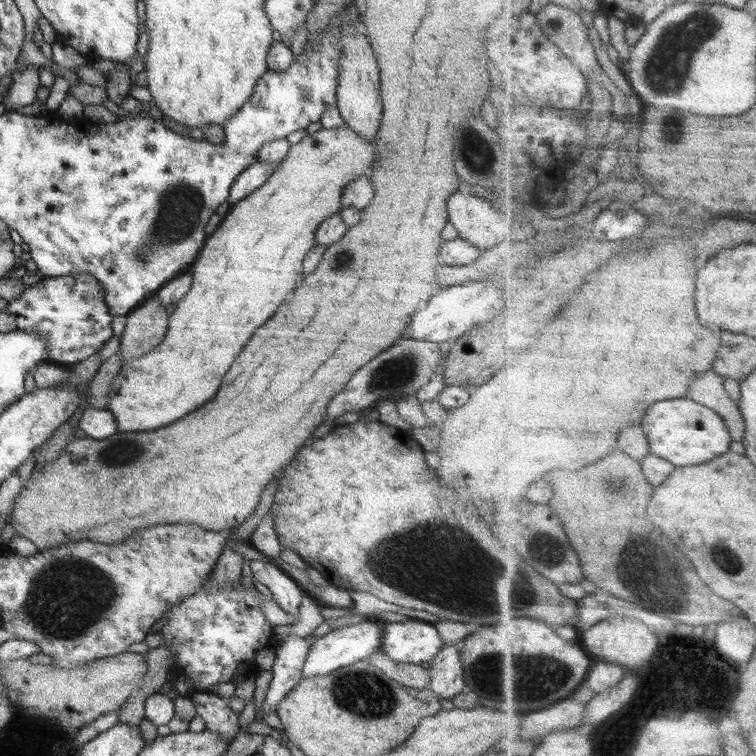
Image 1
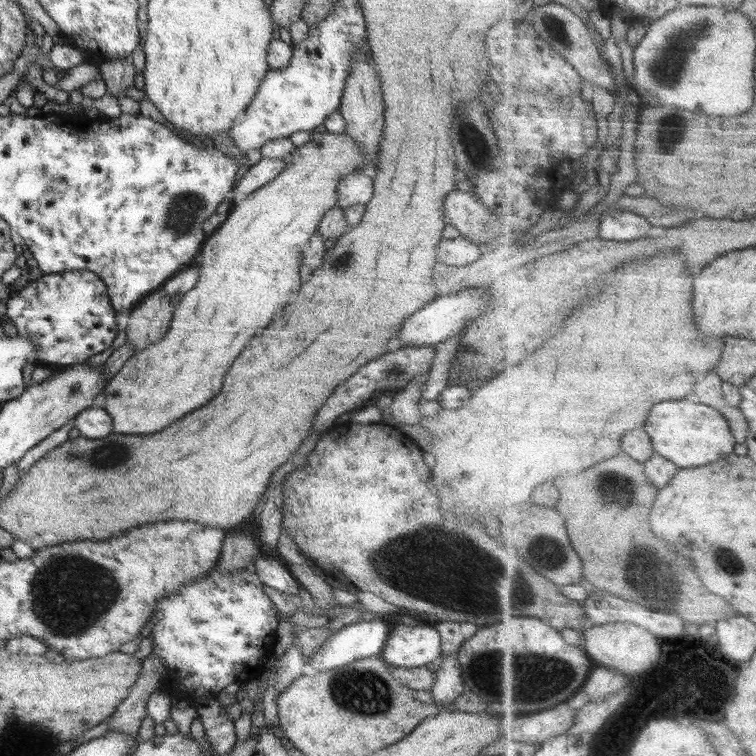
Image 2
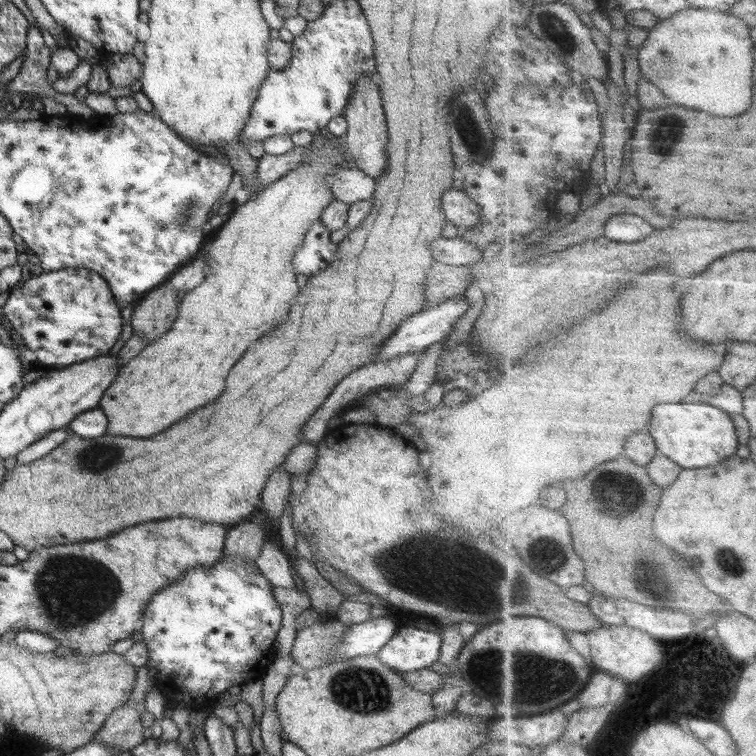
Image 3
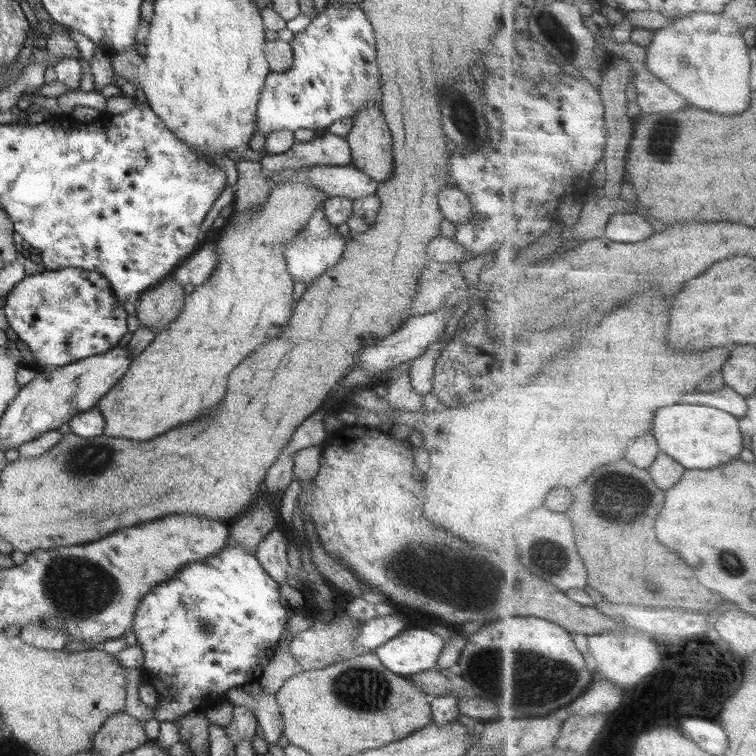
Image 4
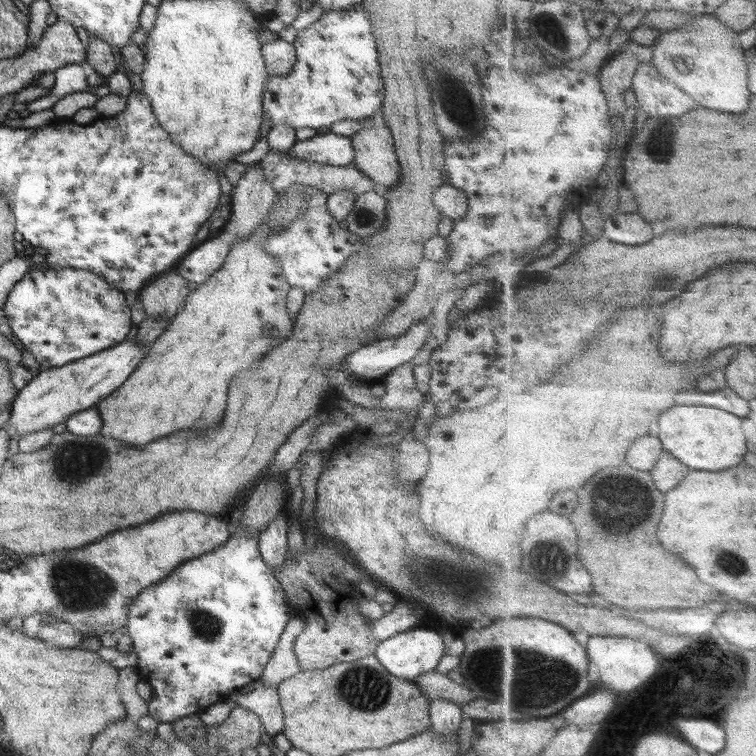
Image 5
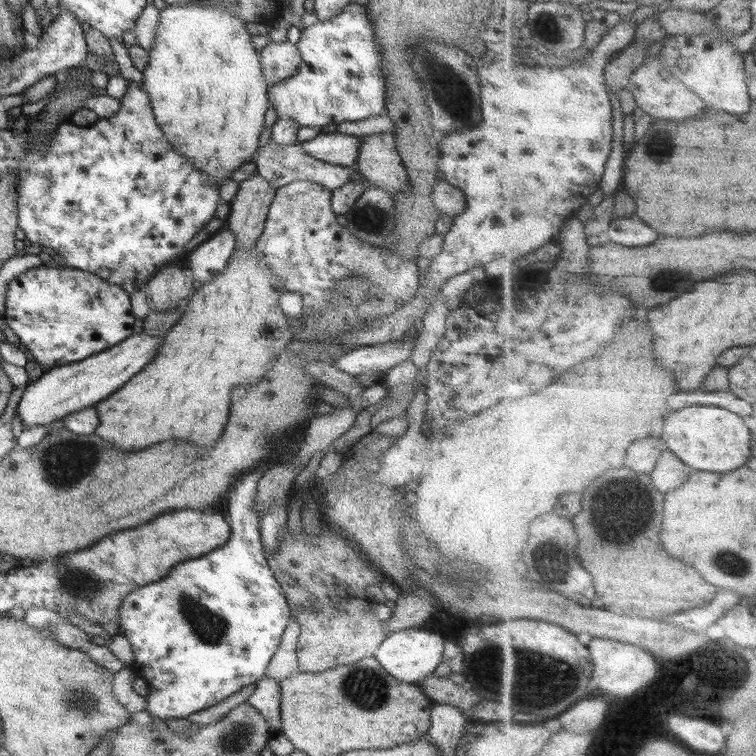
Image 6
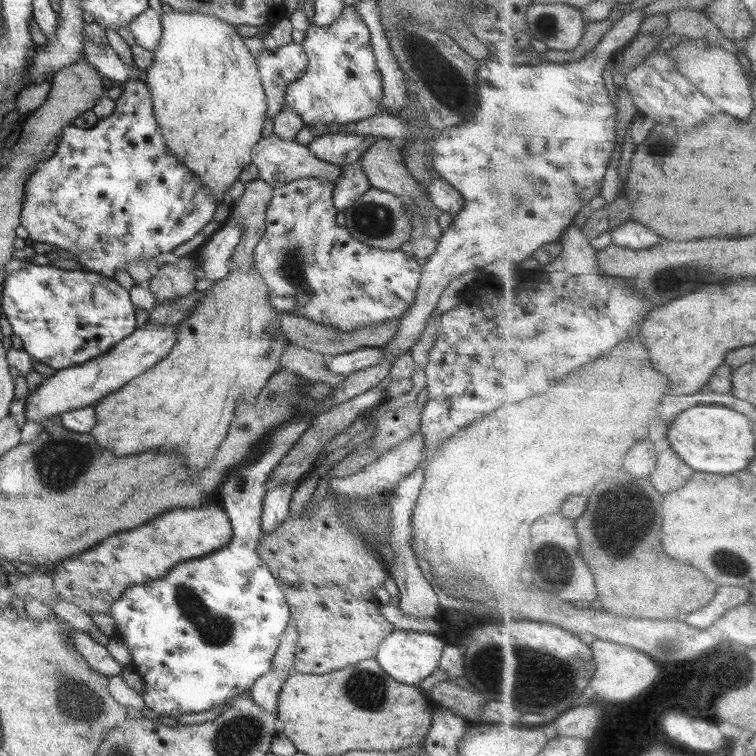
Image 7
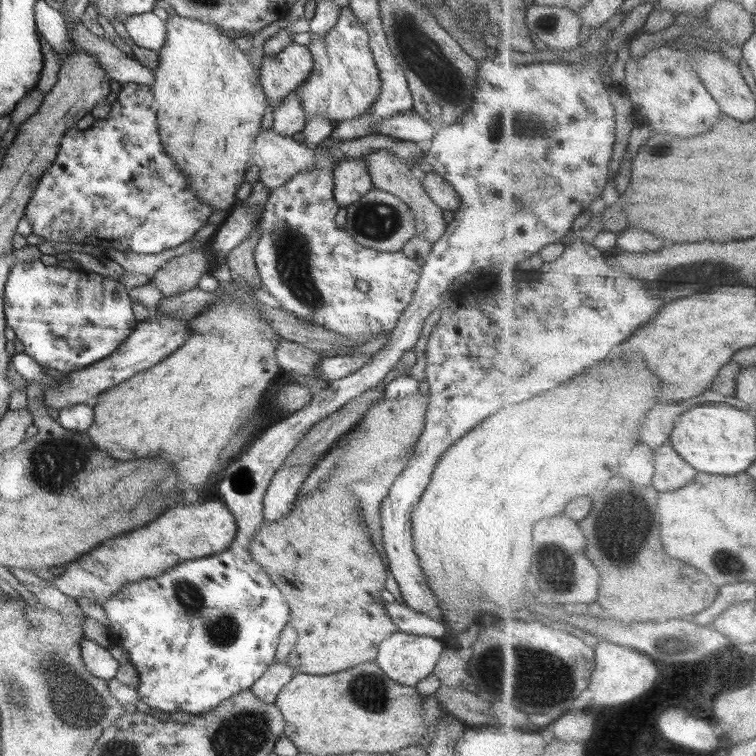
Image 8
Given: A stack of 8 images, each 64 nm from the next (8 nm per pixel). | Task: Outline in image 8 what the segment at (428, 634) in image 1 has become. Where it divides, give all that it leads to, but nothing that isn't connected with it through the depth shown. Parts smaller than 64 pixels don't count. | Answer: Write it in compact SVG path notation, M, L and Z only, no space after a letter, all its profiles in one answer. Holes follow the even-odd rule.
M394 632L380 644L375 661L384 671L384 675L402 686L416 687L424 678L433 675L436 663L446 645L432 636L414 636L406 632Z

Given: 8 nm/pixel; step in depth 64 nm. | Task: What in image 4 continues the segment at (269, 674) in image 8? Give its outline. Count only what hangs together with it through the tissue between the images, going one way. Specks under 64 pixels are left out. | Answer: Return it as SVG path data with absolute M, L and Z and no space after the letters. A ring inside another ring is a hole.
M242 687L230 688L227 699L234 702L234 705L244 705L249 708L258 719L266 743L278 745L284 728L281 708L276 702L276 694L264 693L264 690L262 693L253 698Z

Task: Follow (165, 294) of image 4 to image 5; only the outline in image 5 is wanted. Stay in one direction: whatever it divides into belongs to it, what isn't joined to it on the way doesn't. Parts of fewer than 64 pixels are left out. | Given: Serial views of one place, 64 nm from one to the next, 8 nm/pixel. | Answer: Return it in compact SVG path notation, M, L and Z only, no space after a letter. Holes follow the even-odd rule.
M176 268L167 271L139 293L145 318L173 318L185 305L185 298L190 293L188 281L178 275Z

